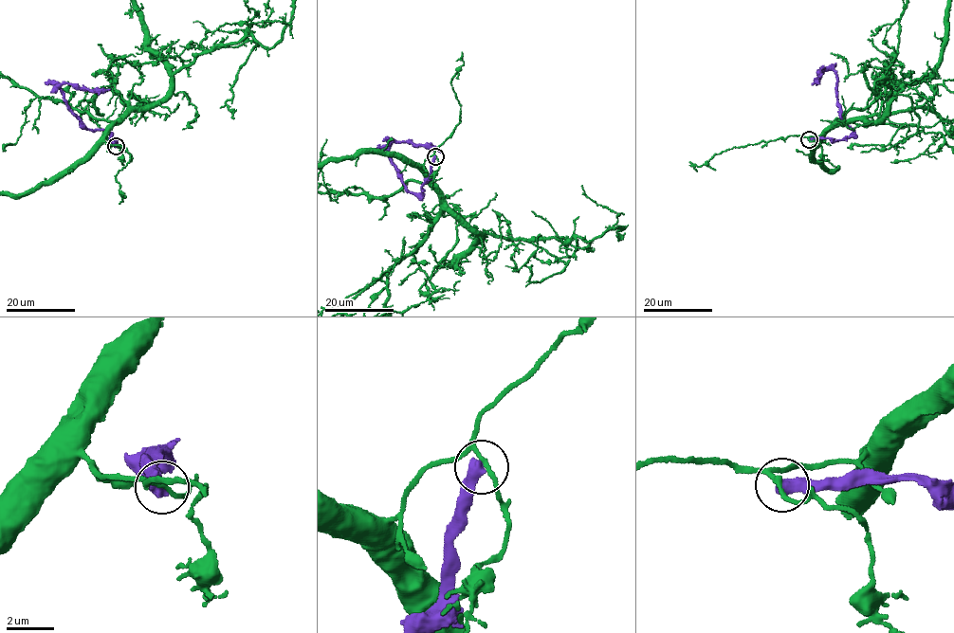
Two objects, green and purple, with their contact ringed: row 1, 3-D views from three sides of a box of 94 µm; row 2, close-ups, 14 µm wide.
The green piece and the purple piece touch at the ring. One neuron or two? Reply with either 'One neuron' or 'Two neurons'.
Two neurons

